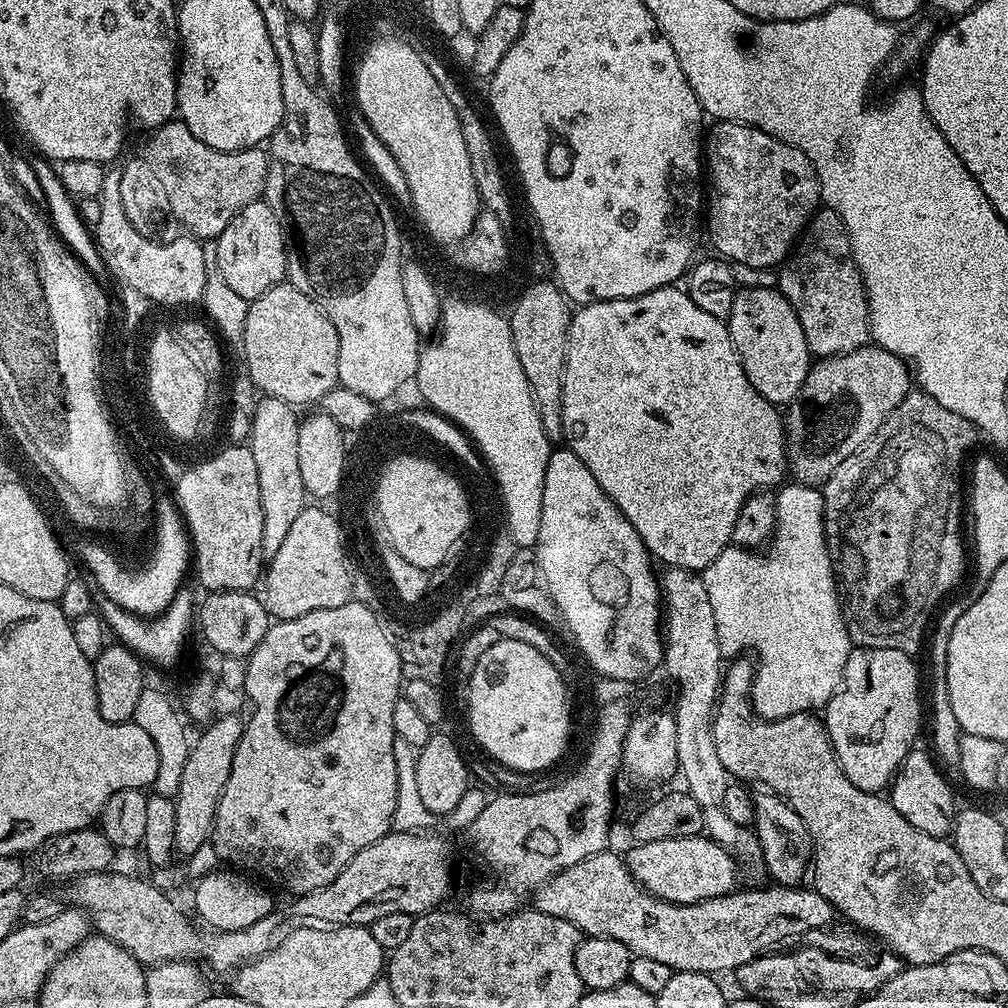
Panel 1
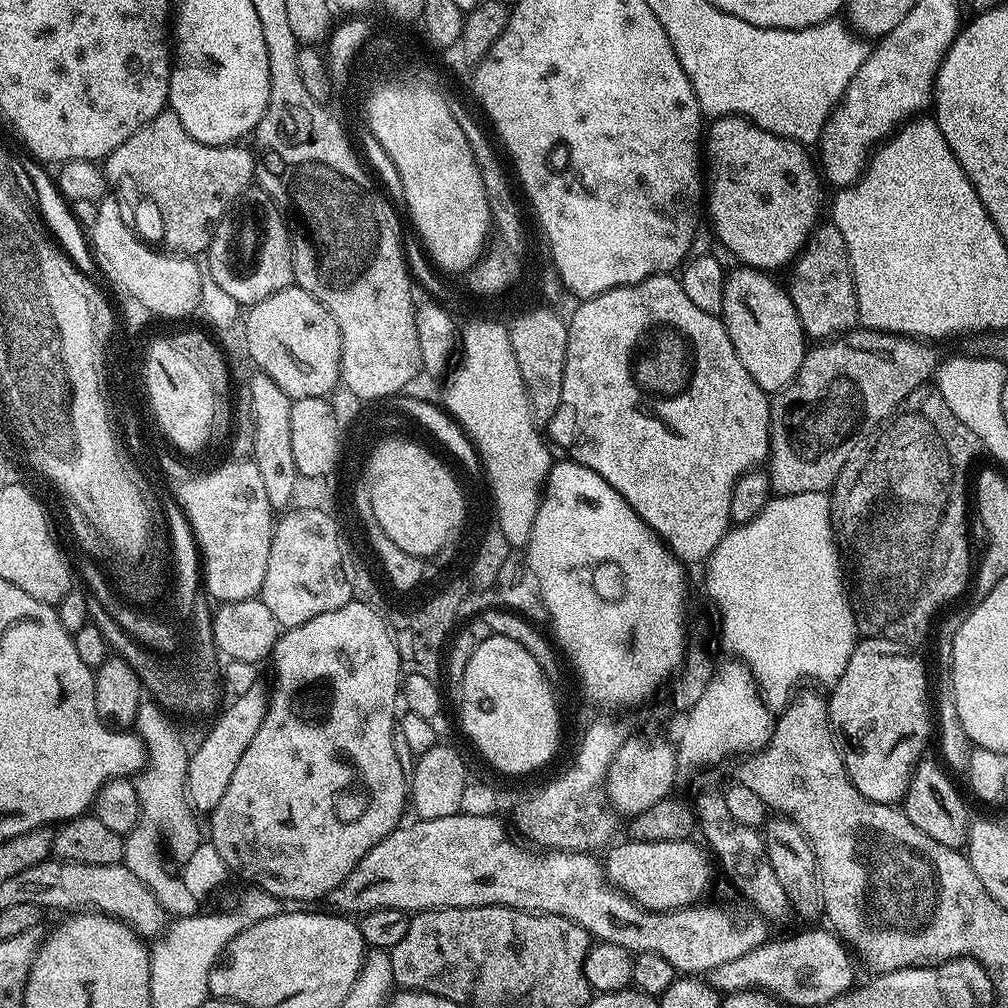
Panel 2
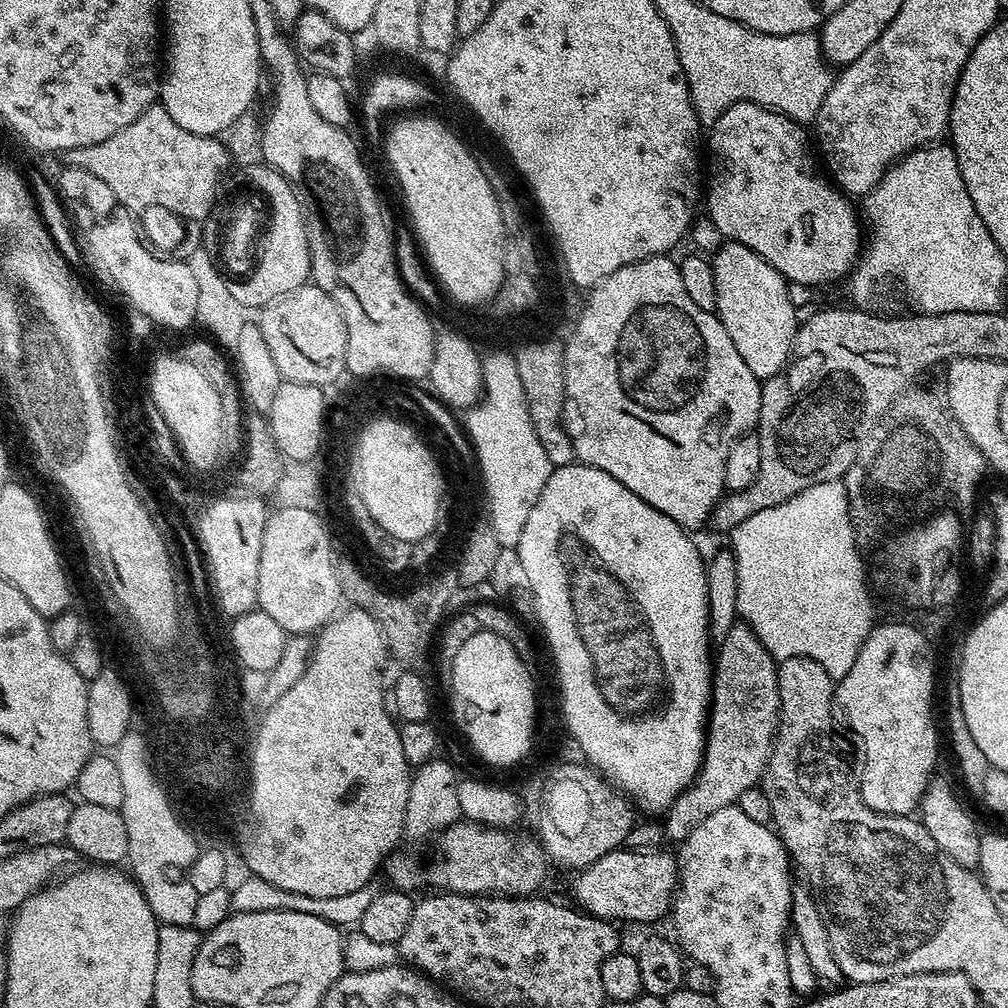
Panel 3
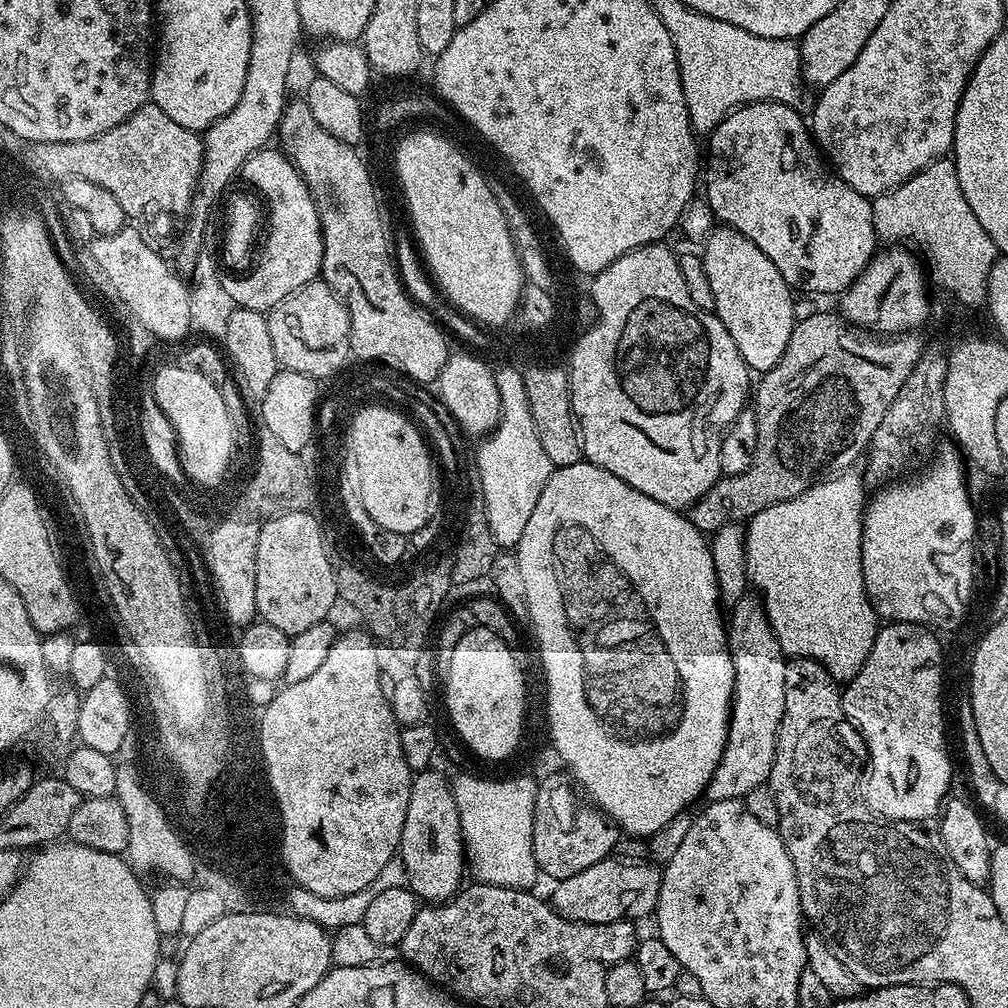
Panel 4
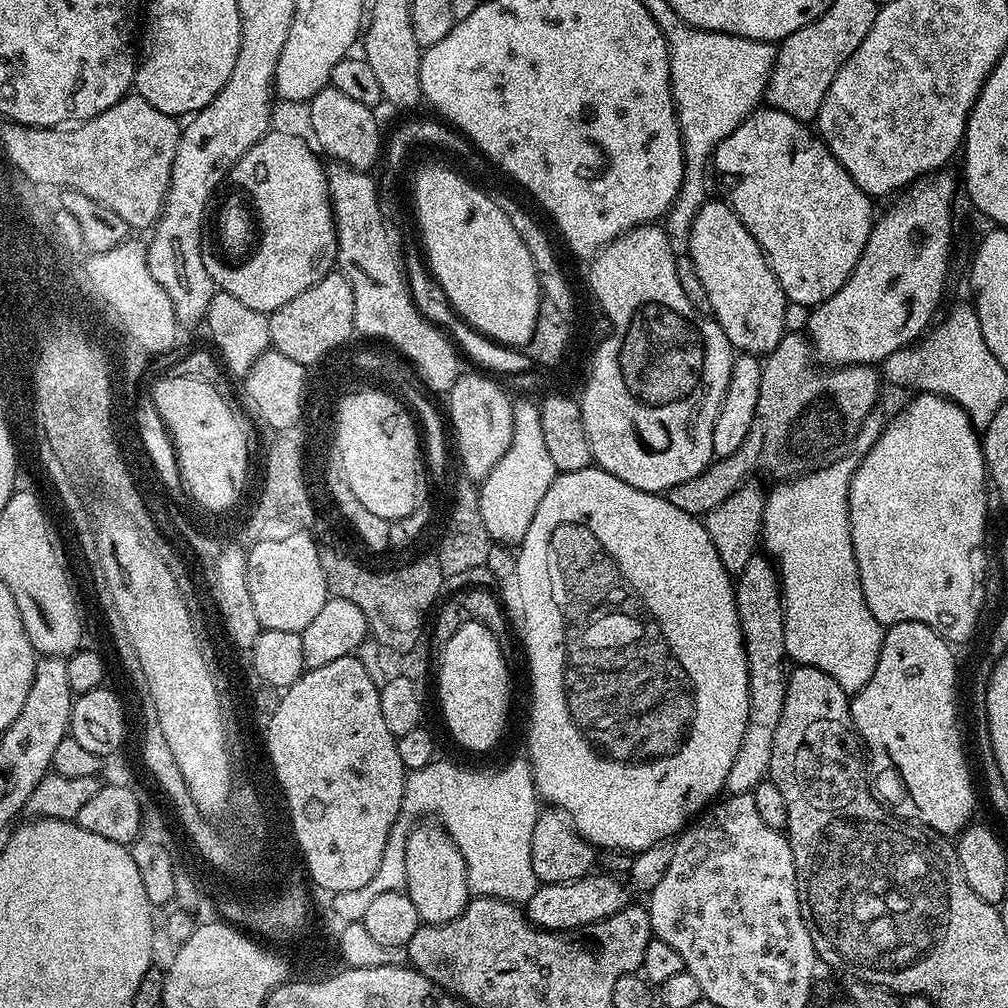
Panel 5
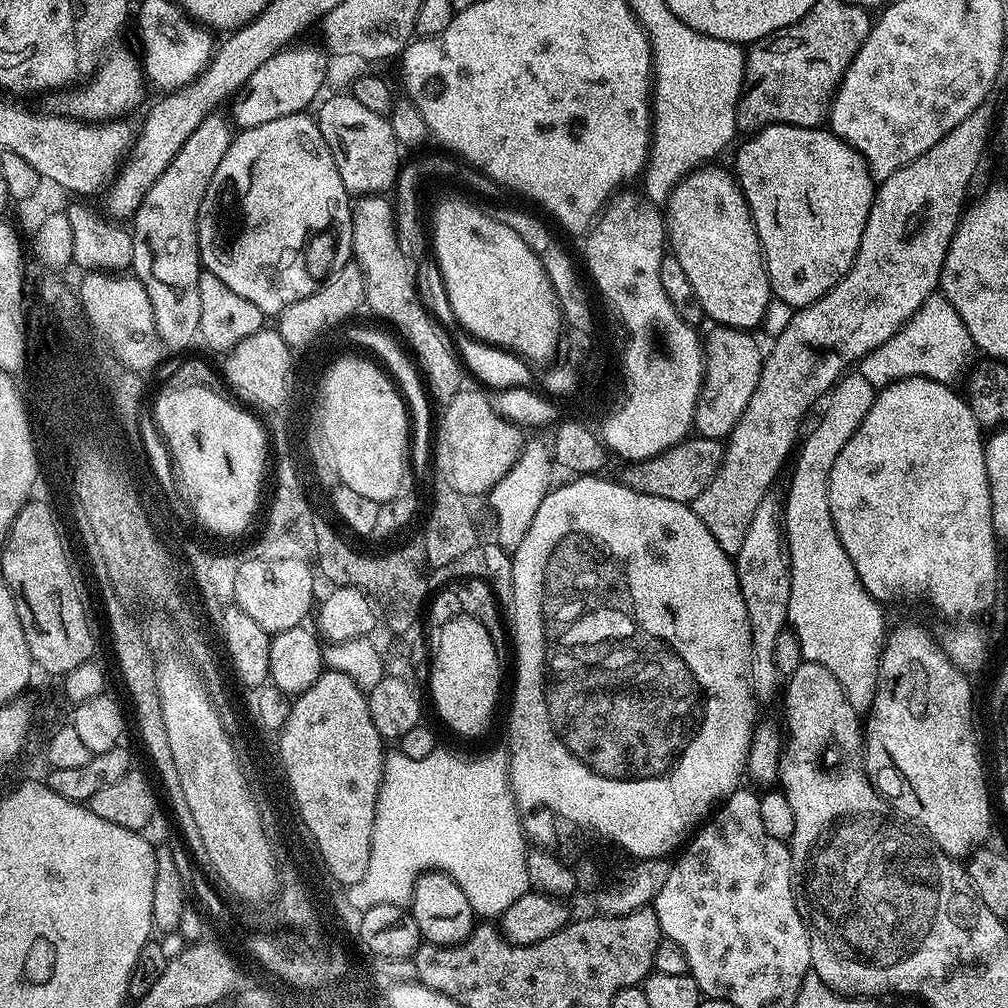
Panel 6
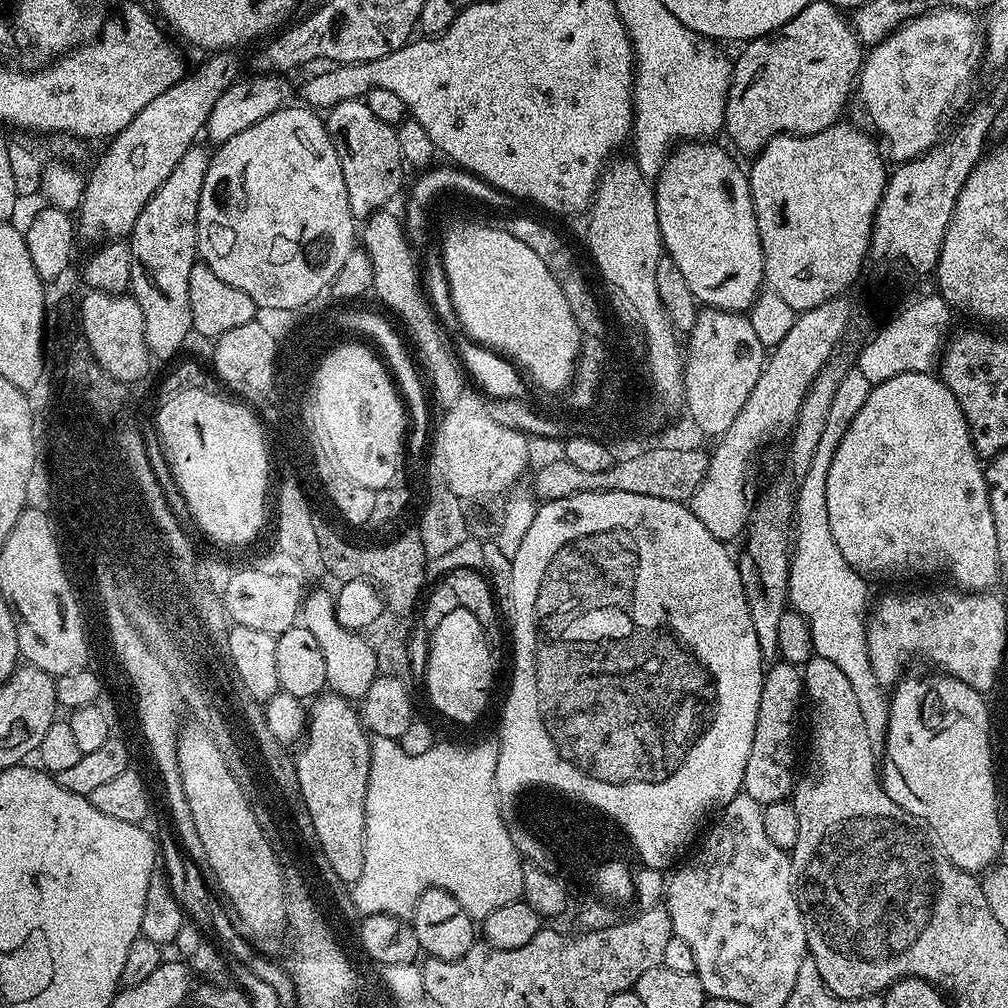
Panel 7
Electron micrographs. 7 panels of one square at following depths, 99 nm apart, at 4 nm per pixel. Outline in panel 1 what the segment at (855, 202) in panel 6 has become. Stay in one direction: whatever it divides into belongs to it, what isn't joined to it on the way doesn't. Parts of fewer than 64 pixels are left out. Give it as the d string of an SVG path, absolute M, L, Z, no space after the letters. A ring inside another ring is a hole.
M721 120L707 129L706 228L708 224L708 236L712 239L713 246L721 252L717 252L721 257L737 265L745 264L748 268L779 265L791 253L800 233L811 220L812 213L821 204L816 171L810 158L806 158L802 150L752 127L751 124L738 124L735 120Z

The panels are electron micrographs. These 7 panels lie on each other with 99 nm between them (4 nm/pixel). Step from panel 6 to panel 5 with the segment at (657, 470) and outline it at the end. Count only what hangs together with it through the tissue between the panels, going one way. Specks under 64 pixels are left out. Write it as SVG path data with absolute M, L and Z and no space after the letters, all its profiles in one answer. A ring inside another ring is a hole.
M785 331L778 346L763 361L756 417L746 442L733 456L713 459L698 478L671 488L666 499L678 510L704 518L755 472L765 472L776 482L787 482L842 459L855 445L862 422L877 407L880 384L881 373L867 364L821 366L814 359L807 335Z

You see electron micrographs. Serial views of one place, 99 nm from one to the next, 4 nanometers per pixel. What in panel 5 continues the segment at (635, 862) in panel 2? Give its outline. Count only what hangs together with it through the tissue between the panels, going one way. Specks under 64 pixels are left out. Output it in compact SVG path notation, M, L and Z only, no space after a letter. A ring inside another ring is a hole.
M589 874L565 884L540 884L526 902L526 915L537 928L545 928L547 932L571 932L573 928L584 928L629 907L628 892L620 884L623 883L617 877L607 874Z

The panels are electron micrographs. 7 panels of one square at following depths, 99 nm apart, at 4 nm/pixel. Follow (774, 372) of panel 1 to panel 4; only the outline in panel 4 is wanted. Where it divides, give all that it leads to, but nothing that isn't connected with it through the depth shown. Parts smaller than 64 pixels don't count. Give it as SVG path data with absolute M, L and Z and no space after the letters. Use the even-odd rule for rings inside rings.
M727 226L713 228L703 241L702 255L706 266L706 278L710 278L710 291L714 293L716 317L726 326L738 354L753 373L763 374L771 370L782 358L786 342L790 342L794 317L793 289L778 274L778 266L743 236L738 230Z

